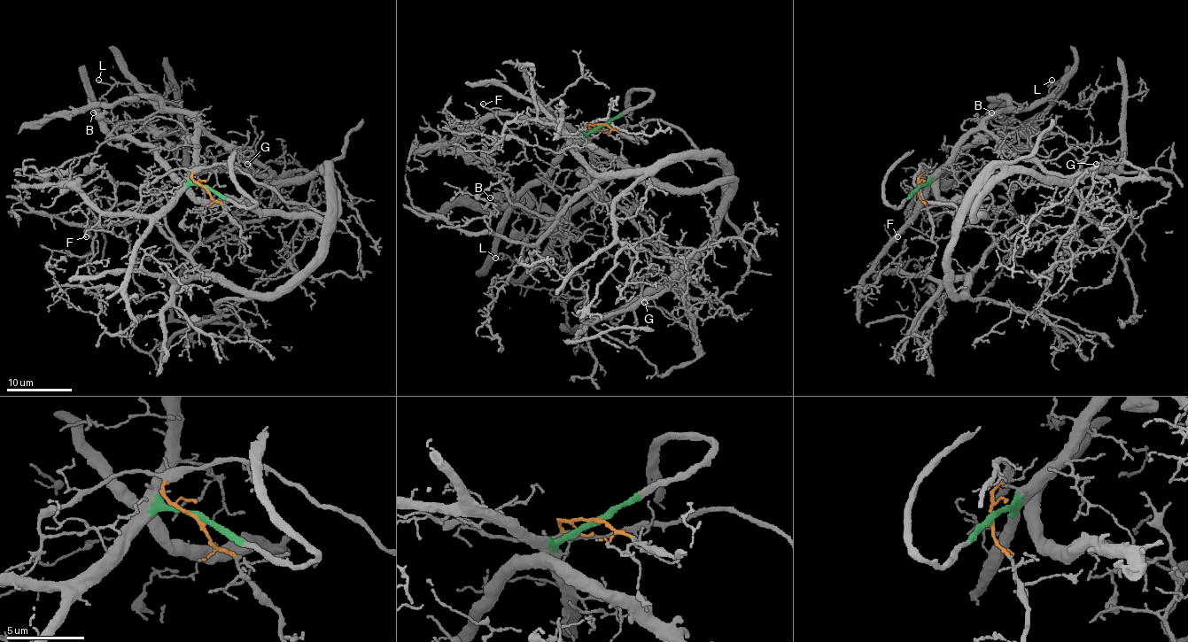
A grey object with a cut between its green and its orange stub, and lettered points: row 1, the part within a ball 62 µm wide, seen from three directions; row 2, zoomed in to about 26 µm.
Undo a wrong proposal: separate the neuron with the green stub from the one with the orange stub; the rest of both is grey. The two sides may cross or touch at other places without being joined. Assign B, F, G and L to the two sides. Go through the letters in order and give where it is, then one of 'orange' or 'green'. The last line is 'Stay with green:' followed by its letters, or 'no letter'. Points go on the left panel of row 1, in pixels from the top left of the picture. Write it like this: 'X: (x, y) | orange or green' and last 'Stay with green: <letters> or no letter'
B: (93, 112) | green
F: (86, 236) | green
G: (247, 164) | orange
L: (98, 80) | green
Stay with green: B, F, L

